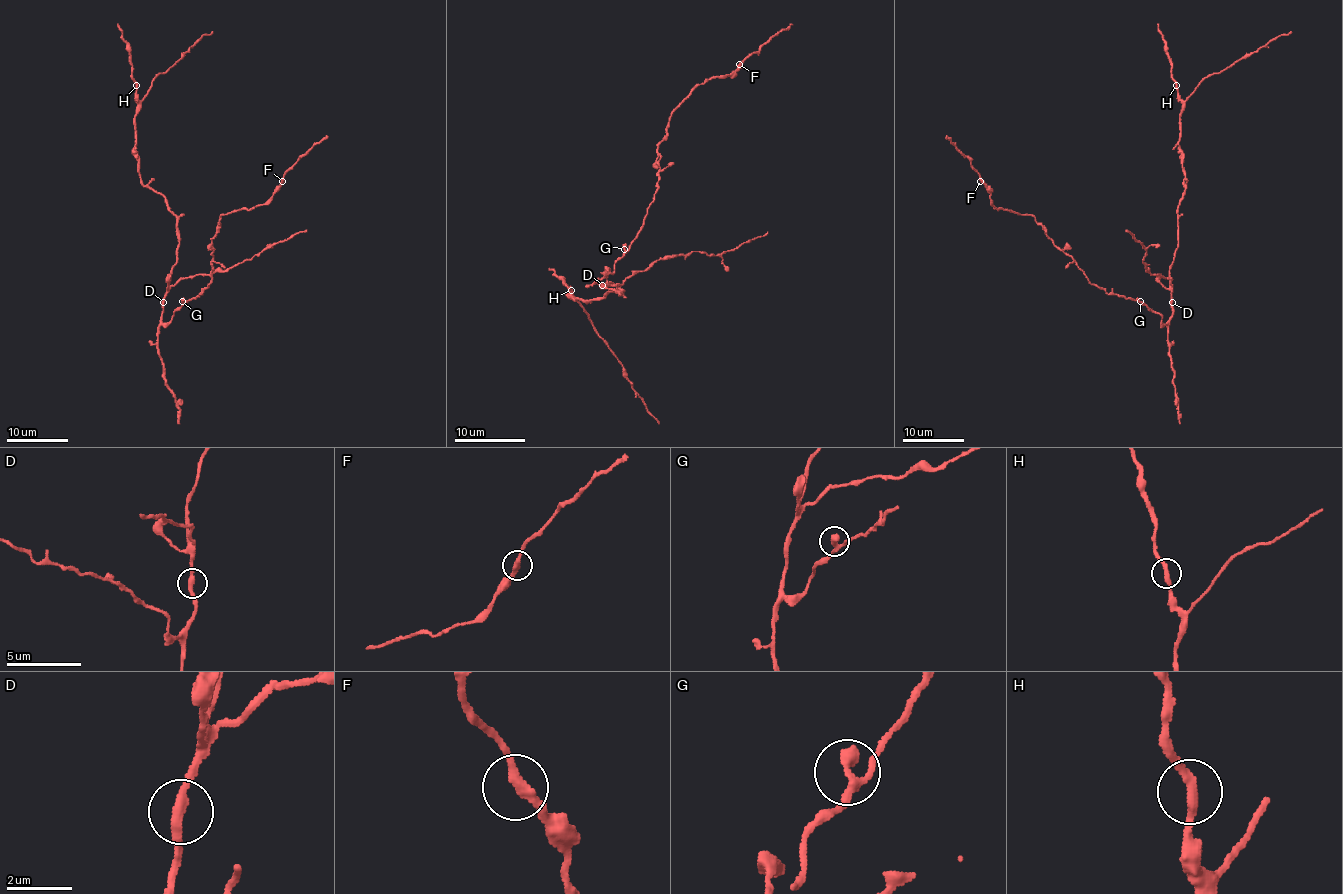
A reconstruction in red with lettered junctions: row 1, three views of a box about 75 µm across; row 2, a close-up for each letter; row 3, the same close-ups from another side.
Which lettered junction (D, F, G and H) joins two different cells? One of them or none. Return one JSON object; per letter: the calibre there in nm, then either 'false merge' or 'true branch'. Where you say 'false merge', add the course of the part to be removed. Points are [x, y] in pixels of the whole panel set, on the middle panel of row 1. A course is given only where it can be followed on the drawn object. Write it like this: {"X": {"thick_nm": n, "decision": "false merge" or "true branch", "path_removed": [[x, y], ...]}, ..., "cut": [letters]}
{"D": {"thick_nm": 320, "decision": "true branch"}, "F": {"thick_nm": 280, "decision": "true branch"}, "G": {"thick_nm": 320, "decision": "true branch"}, "H": {"thick_nm": 280, "decision": "true branch"}, "cut": []}

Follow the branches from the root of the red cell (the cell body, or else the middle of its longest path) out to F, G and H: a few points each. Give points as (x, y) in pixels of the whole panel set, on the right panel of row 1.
F: (1171, 307), (1173, 316), (1164, 324), (1139, 301), (1091, 284), (1033, 216), (997, 210), (980, 181)
G: (1171, 307), (1173, 316), (1164, 324), (1157, 313), (1140, 301)
H: (1171, 307), (1170, 265), (1177, 247), (1177, 207), (1185, 192), (1182, 152), (1179, 149), (1182, 99), (1176, 85)

